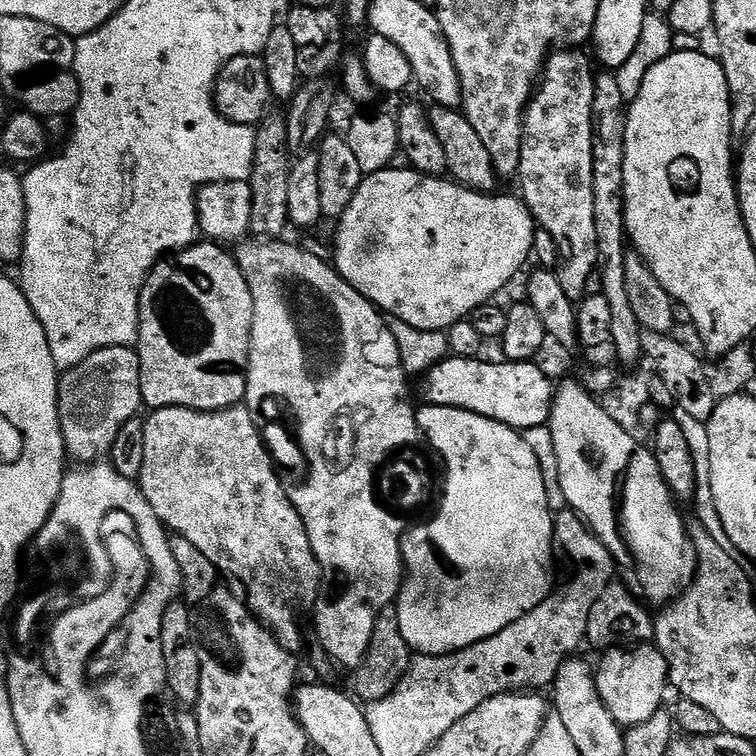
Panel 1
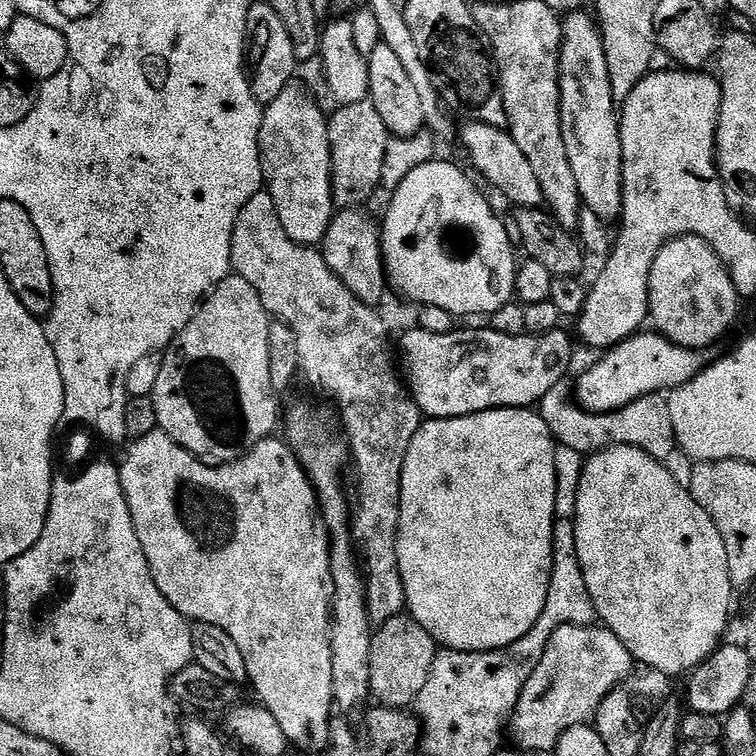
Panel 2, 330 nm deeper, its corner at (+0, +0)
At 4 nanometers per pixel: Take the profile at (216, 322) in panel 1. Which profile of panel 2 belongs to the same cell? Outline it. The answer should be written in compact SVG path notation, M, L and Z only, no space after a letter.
M230 274L213 288L184 331L168 345L163 358L158 386L154 386L151 397L154 410L158 410L159 431L174 438L178 446L212 462L231 462L275 433L272 431L280 408L276 405L278 394L270 382L270 317L262 298L246 278Z

